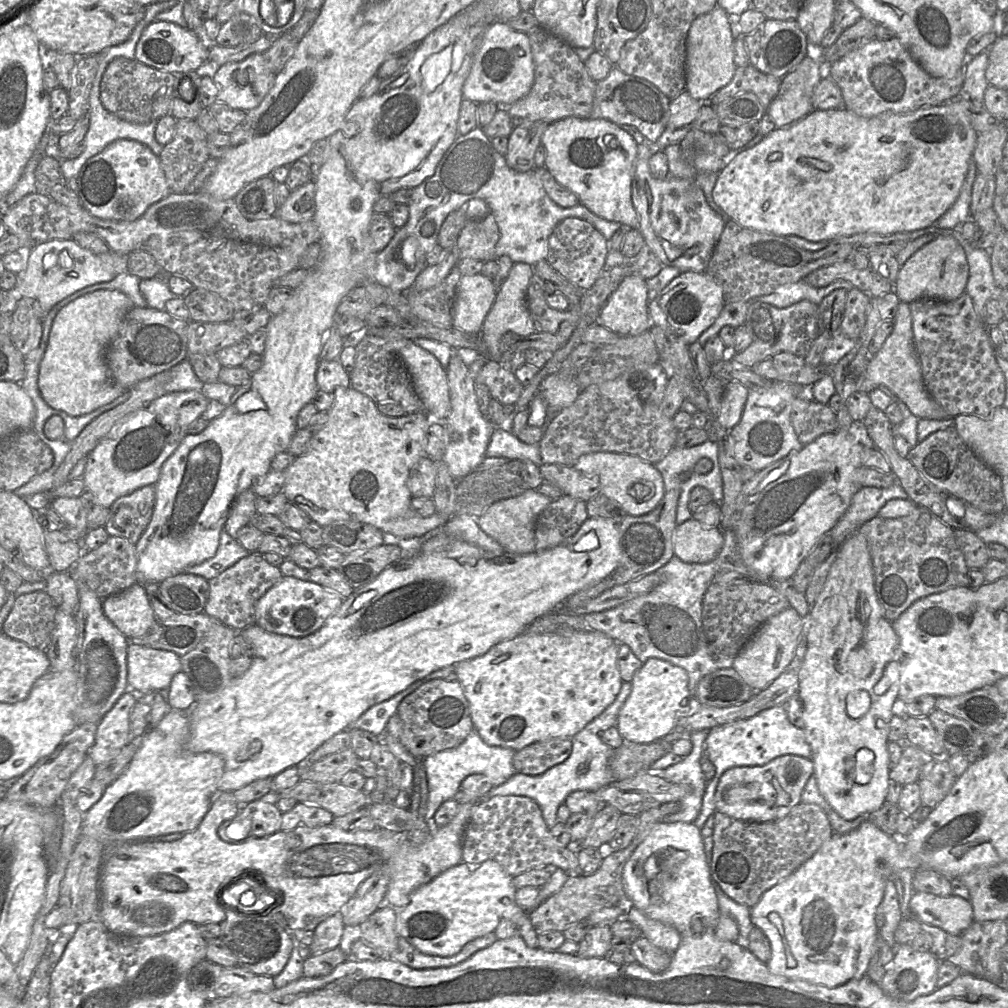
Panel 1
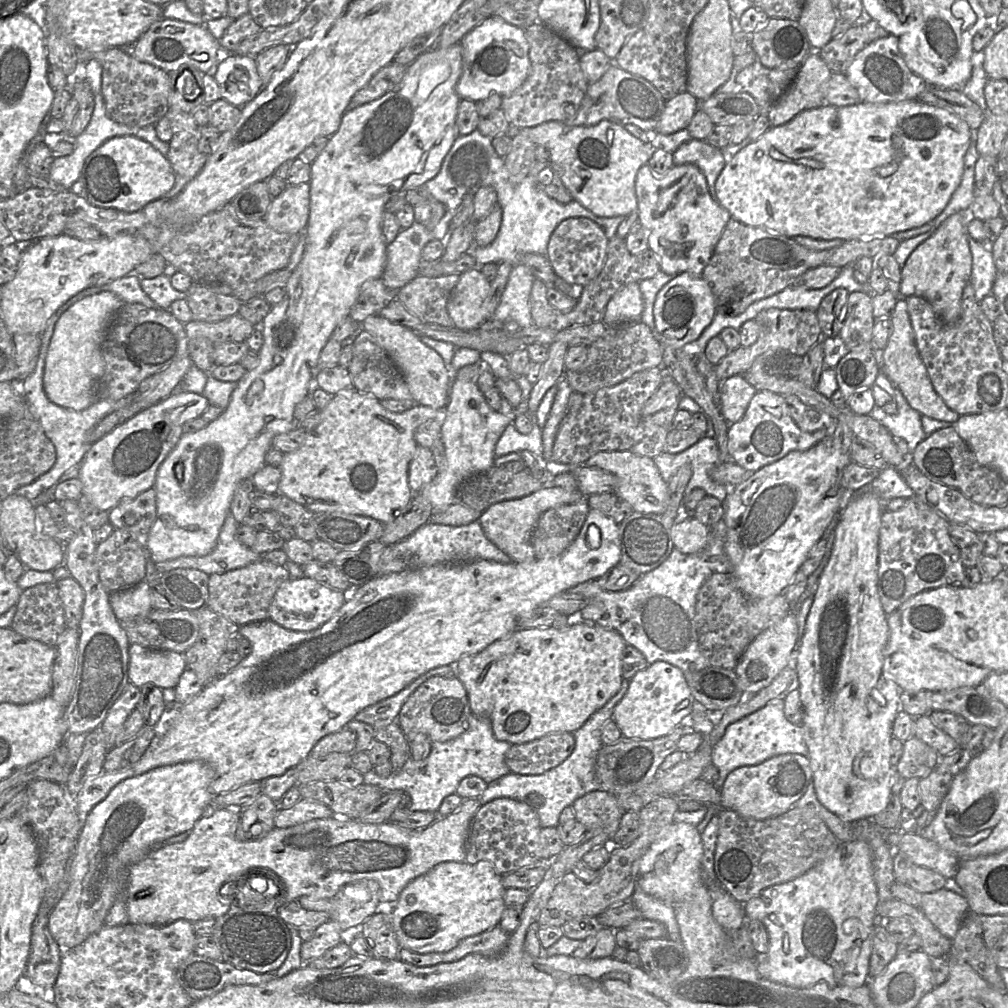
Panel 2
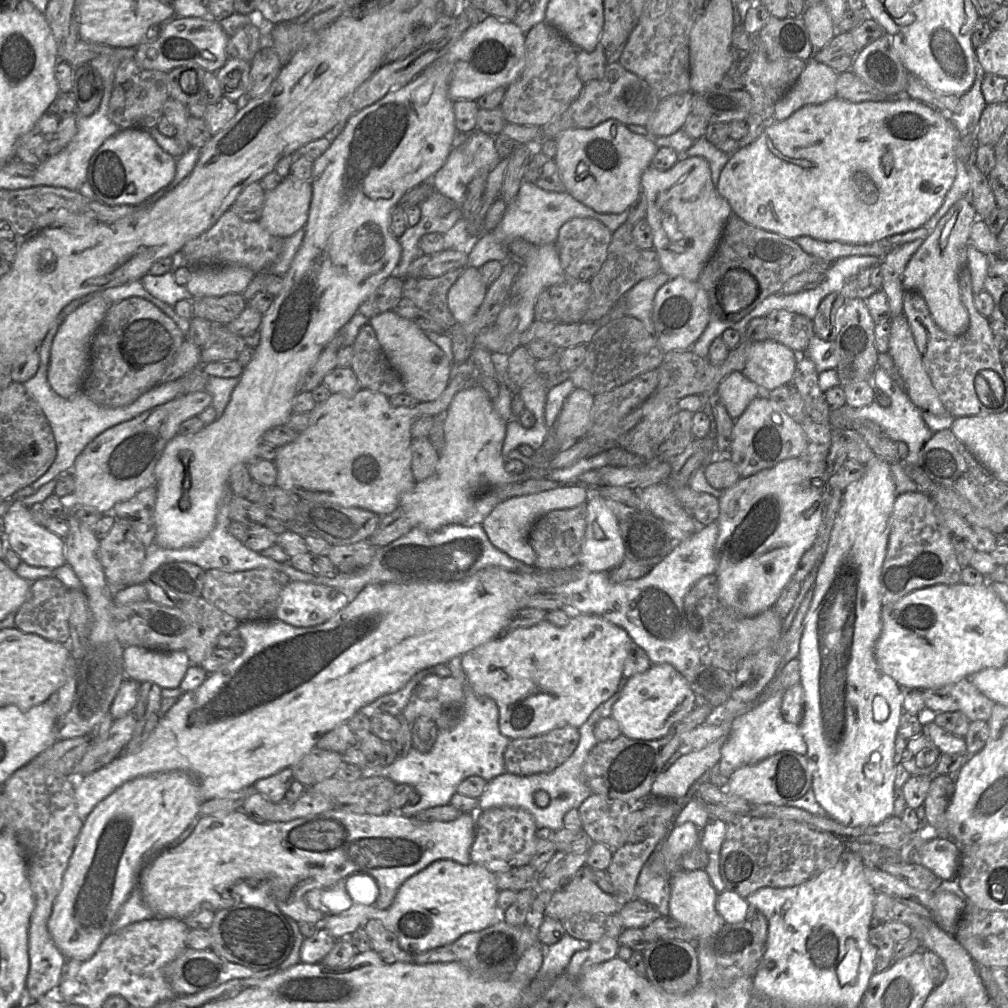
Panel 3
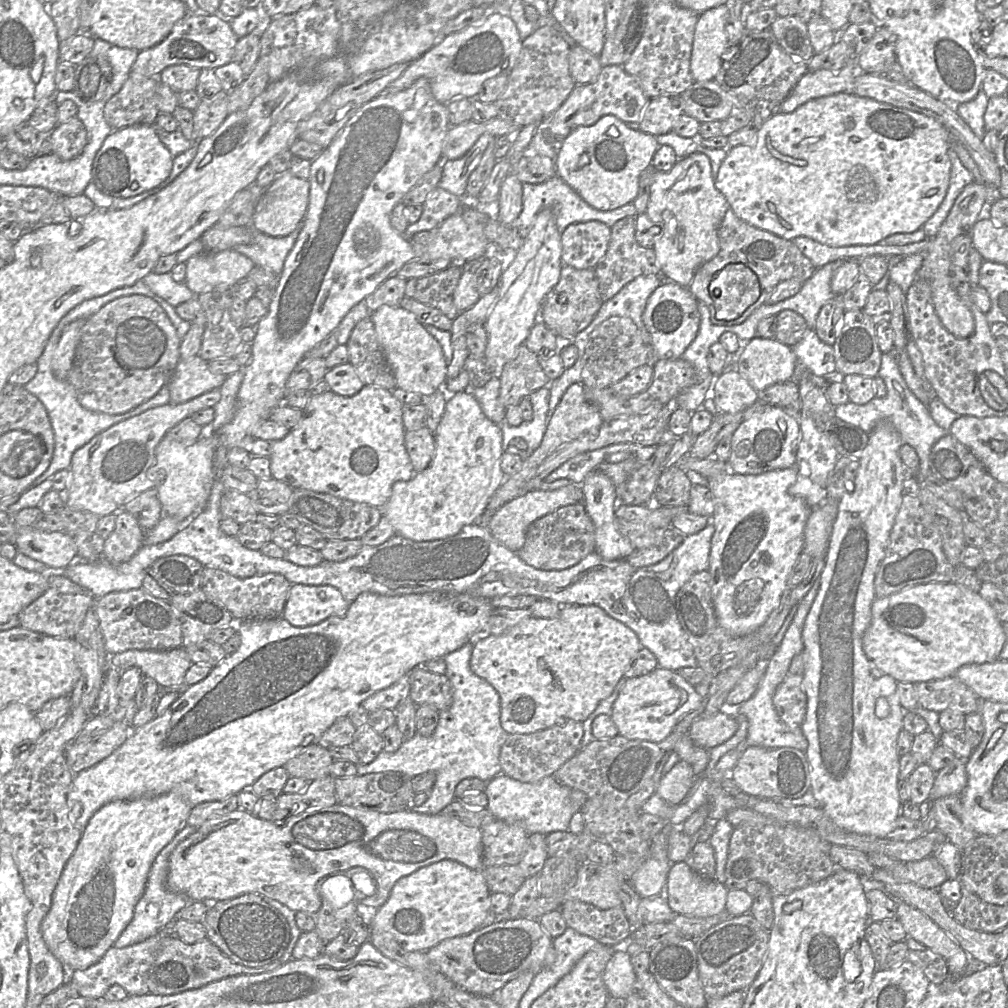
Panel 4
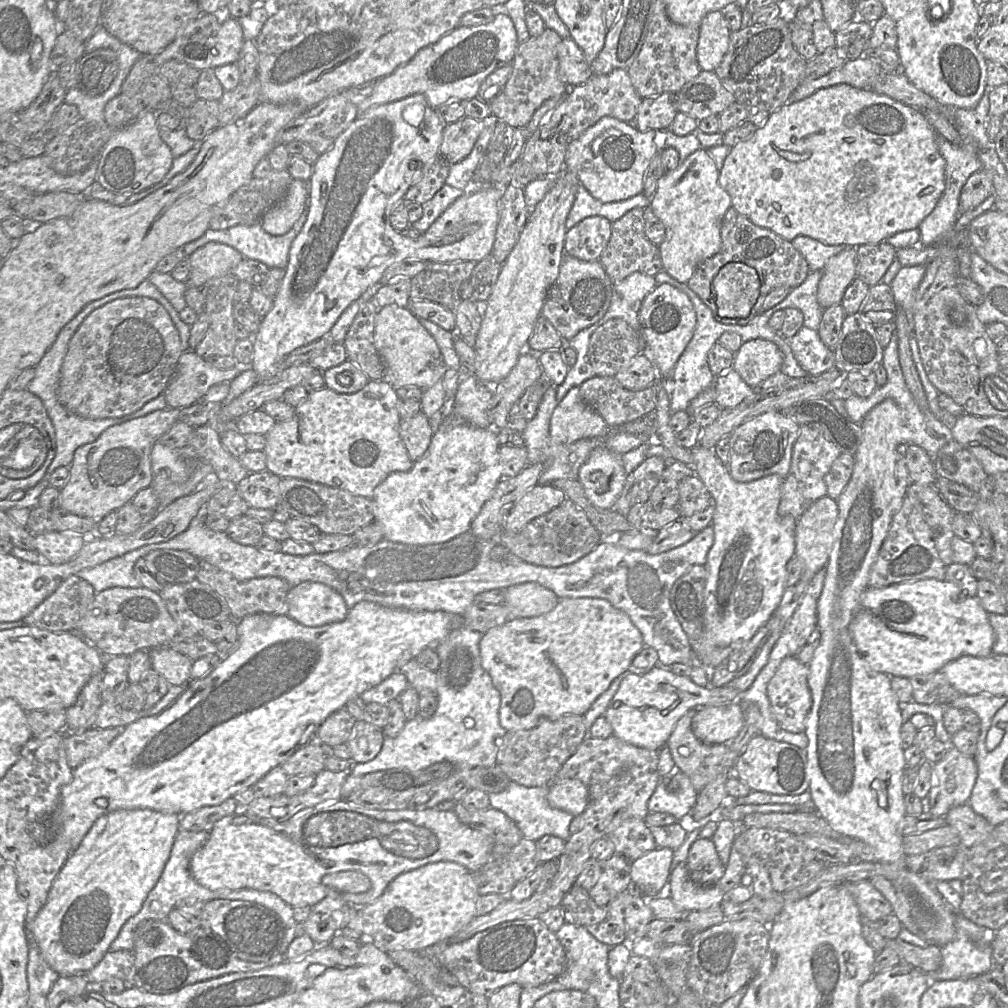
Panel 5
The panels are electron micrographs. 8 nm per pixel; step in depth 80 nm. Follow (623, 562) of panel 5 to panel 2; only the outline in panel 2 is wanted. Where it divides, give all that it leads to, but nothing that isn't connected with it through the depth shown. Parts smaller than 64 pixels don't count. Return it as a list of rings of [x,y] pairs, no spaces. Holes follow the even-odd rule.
[[[723,519],[711,527],[711,536],[707,546],[693,554],[684,554],[674,547],[669,557],[657,568],[642,575],[631,587],[623,591],[602,590],[595,580],[589,580],[564,592],[578,593],[587,599],[587,604],[578,613],[578,617],[602,627],[618,632],[625,642],[643,653],[648,664],[655,661],[666,661],[680,668],[689,685],[692,675],[710,666],[701,651],[695,626],[697,594],[704,582],[715,573],[732,573],[732,564],[724,544],[727,526]]]

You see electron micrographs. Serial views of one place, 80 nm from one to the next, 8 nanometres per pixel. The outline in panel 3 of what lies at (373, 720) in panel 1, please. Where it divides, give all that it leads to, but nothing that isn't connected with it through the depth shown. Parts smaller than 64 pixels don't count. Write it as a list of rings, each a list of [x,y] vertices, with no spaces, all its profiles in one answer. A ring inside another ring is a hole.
[[[426,668],[419,671],[400,690],[376,699],[362,707],[359,711],[369,718],[381,713],[400,716],[409,702],[413,690],[427,675],[435,675],[434,670],[432,668]]]

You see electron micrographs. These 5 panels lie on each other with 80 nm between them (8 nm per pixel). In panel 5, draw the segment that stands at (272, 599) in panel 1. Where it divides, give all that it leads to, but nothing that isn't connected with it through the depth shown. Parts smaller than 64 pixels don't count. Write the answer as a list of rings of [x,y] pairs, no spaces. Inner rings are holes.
[[[318,582],[291,587],[284,613],[304,626],[316,627],[345,619],[349,609],[340,593]]]

